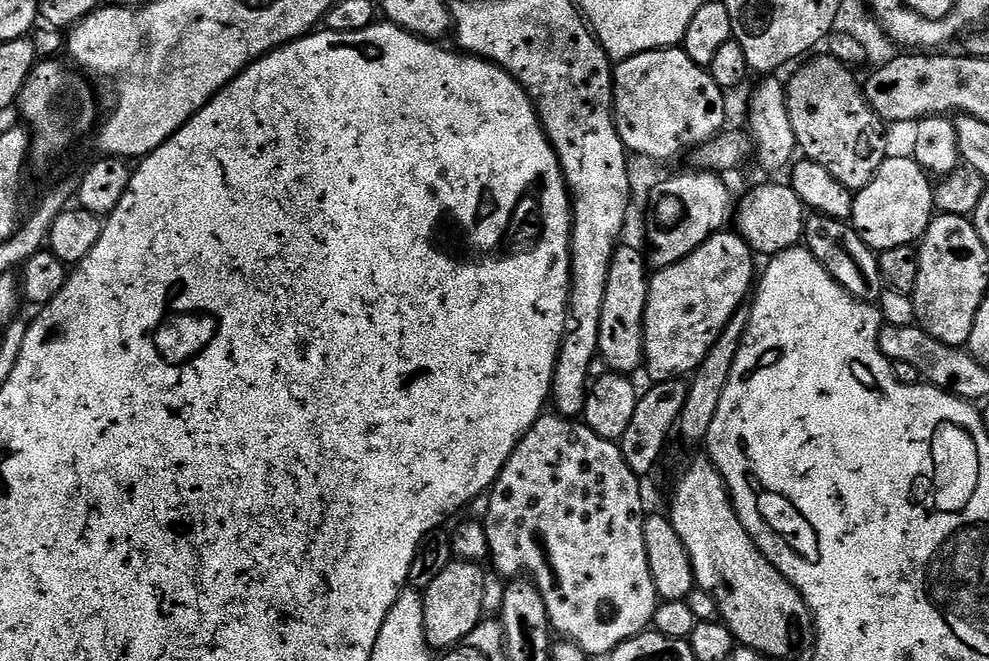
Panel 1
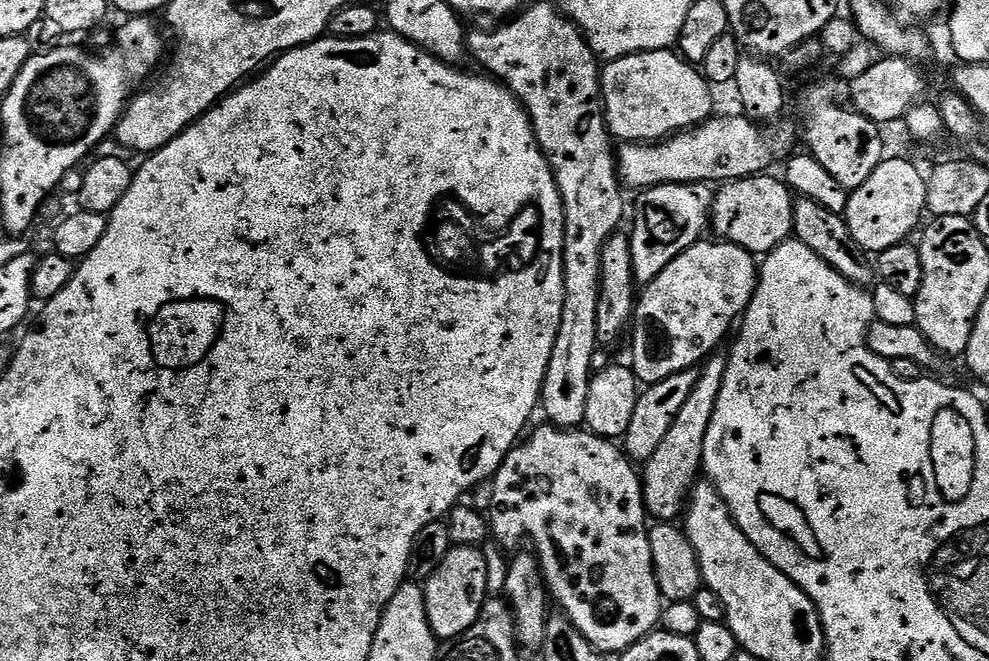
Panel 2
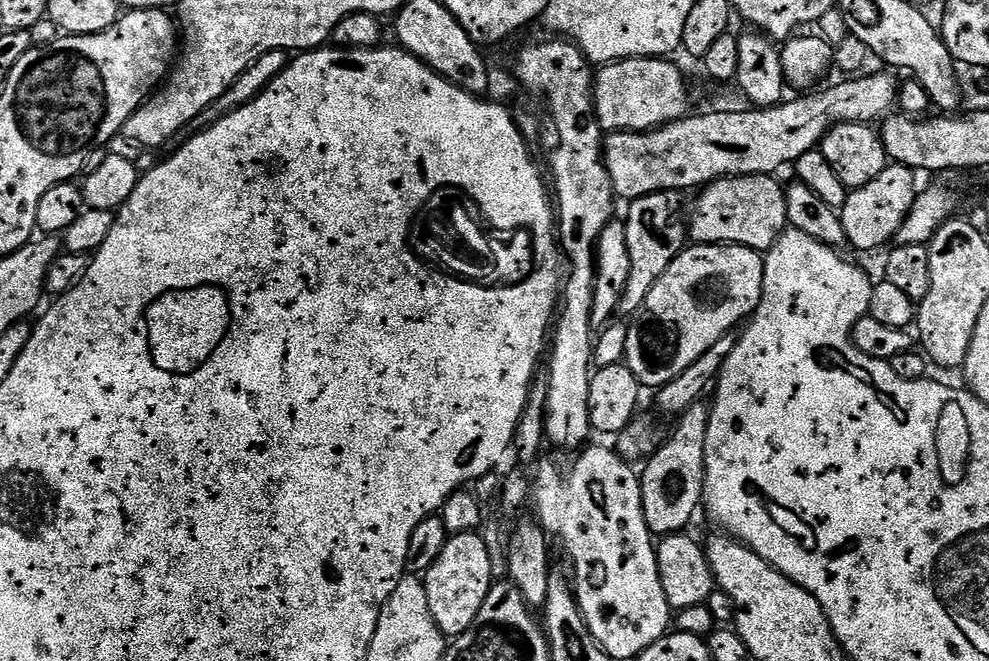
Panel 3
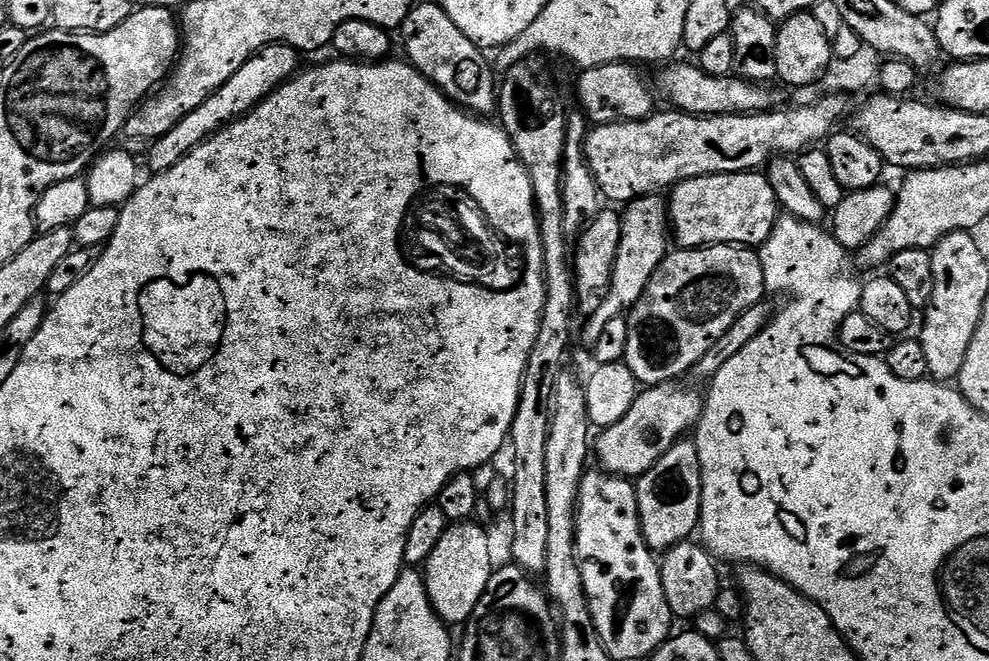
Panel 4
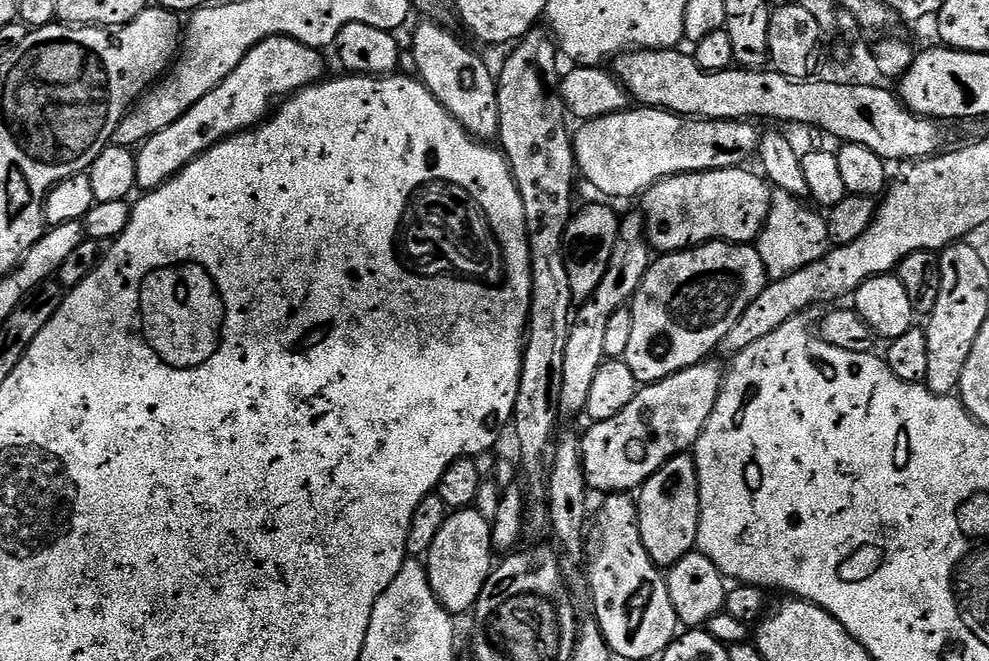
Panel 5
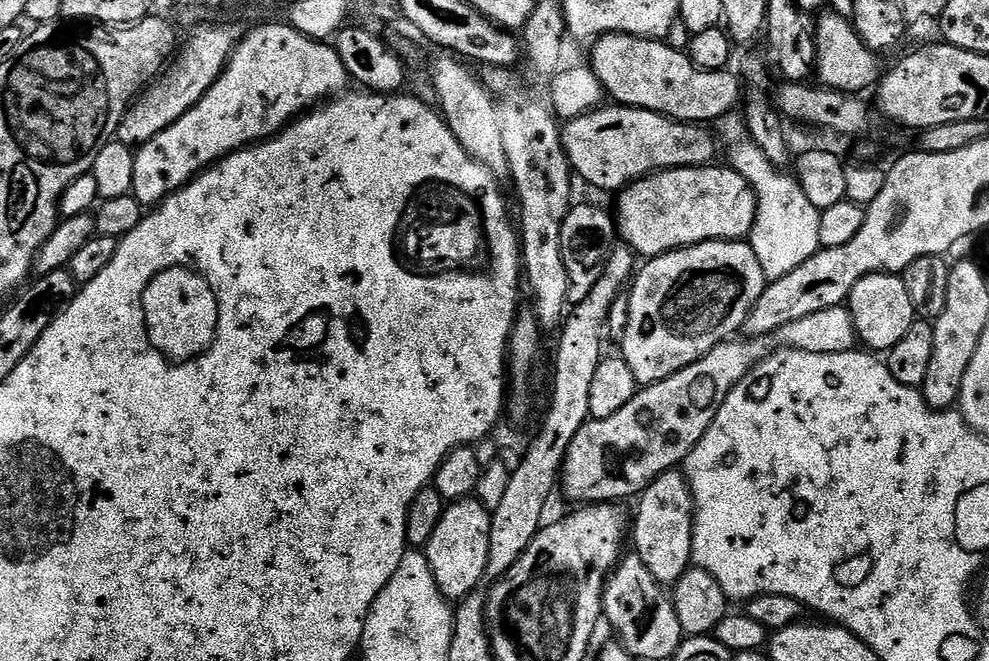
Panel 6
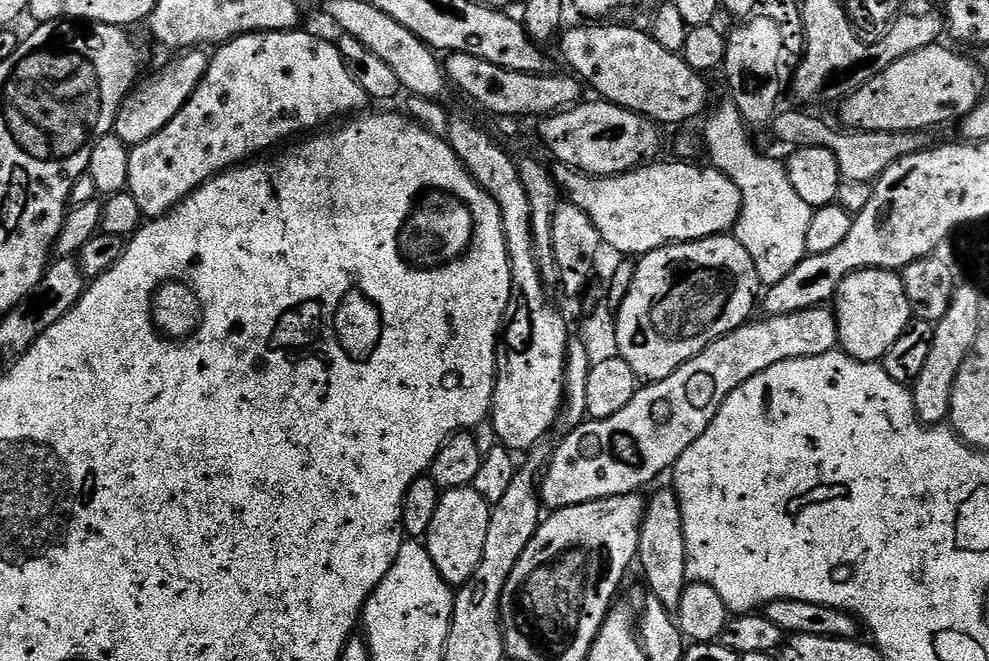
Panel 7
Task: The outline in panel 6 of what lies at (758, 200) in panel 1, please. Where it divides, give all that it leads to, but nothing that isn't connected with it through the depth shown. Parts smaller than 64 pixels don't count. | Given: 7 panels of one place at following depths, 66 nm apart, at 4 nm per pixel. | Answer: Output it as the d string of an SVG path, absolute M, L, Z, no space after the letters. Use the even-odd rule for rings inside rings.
M727 166L716 167L666 168L629 184L615 197L614 224L619 239L640 258L660 256L676 248L691 248L694 244L703 244L705 240L744 240L754 226L756 195L742 174Z

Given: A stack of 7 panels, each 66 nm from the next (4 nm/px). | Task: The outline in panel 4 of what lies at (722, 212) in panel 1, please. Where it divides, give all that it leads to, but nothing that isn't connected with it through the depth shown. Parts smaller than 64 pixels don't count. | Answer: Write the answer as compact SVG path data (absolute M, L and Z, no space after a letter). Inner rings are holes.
M660 194L650 196L639 196L637 200L627 205L622 212L622 238L618 244L618 258L614 264L612 271L612 281L610 282L610 290L606 294L606 298L602 302L602 306L598 306L598 310L594 310L588 317L588 325L584 328L584 340L588 346L595 345L602 335L602 330L614 318L624 316L633 308L642 298L642 294L646 290L646 286L650 282L650 278L658 270L658 266L664 260L670 251L670 221L668 218L668 206L665 197Z

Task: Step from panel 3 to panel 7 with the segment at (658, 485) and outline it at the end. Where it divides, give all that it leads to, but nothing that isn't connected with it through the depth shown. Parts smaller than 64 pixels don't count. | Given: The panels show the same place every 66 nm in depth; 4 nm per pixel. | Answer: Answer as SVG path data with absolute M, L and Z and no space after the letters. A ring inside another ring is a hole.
M666 488L649 497L645 505L643 525L639 534L639 567L642 566L653 599L662 602L670 613L677 613L682 594L688 585L686 574L685 532L682 530L681 506L675 491Z

